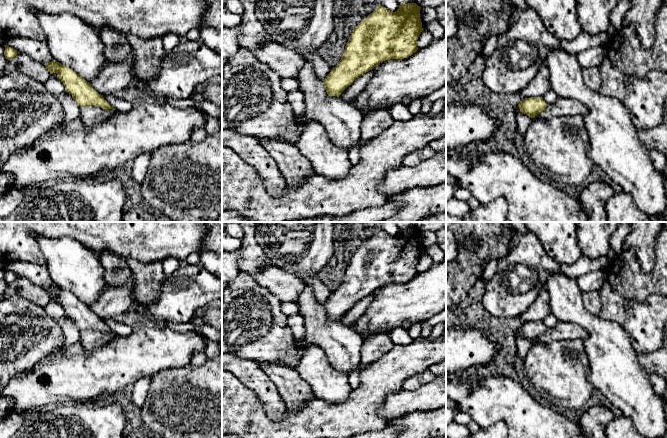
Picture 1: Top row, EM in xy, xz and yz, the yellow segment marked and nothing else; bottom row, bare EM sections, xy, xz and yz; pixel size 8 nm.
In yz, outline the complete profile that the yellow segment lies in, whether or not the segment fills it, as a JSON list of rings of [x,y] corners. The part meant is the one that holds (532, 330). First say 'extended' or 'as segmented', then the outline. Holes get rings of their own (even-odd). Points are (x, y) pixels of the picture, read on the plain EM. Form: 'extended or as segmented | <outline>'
as segmented | [[[530,321],[522,323],[518,328],[520,336],[534,342],[537,338],[543,335],[547,330],[547,327],[542,321]]]

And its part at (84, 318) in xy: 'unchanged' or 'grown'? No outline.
unchanged

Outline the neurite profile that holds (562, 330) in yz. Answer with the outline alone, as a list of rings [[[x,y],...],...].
[[[559,321],[553,328],[548,328],[546,332],[535,341],[550,343],[552,341],[563,340],[584,340],[587,332],[572,322]]]

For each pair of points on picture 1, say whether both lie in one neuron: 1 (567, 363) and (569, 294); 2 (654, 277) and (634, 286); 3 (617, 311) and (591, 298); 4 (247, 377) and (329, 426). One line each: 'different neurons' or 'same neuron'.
1: different neurons
2: same neuron
3: different neurons
4: different neurons

